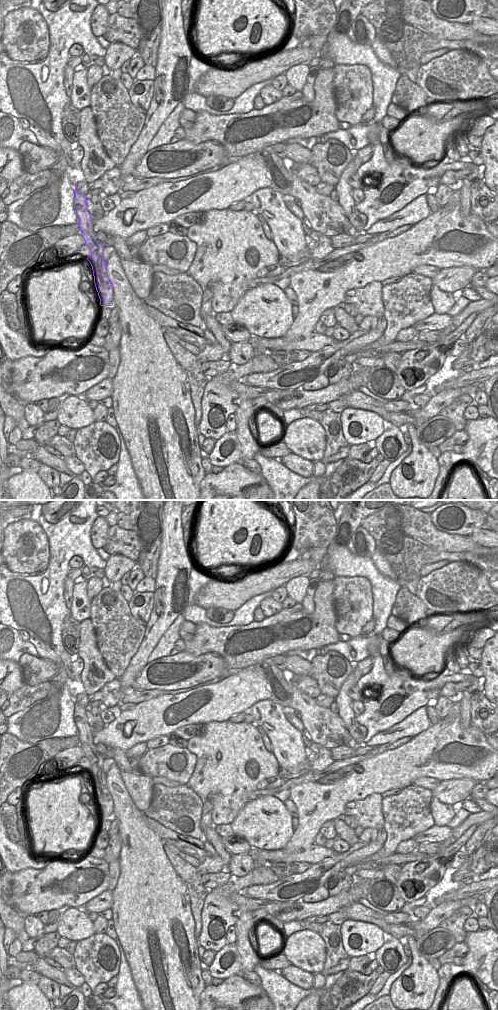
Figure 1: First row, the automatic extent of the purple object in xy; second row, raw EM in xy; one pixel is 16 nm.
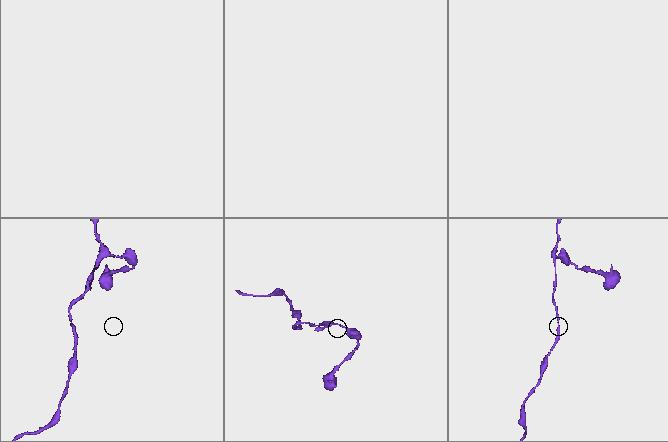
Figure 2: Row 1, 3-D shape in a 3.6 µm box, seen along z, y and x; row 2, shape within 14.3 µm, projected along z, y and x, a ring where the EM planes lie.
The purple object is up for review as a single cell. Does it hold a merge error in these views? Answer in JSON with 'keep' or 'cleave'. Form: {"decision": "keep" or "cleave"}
{"decision": "keep"}

